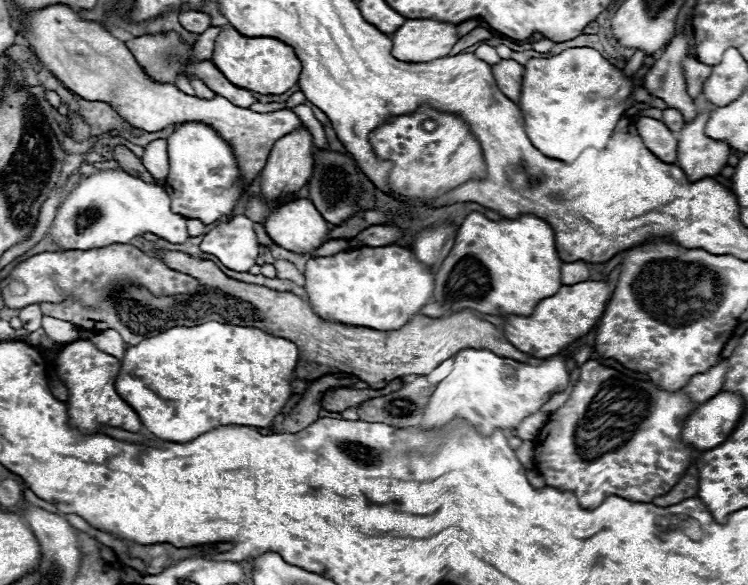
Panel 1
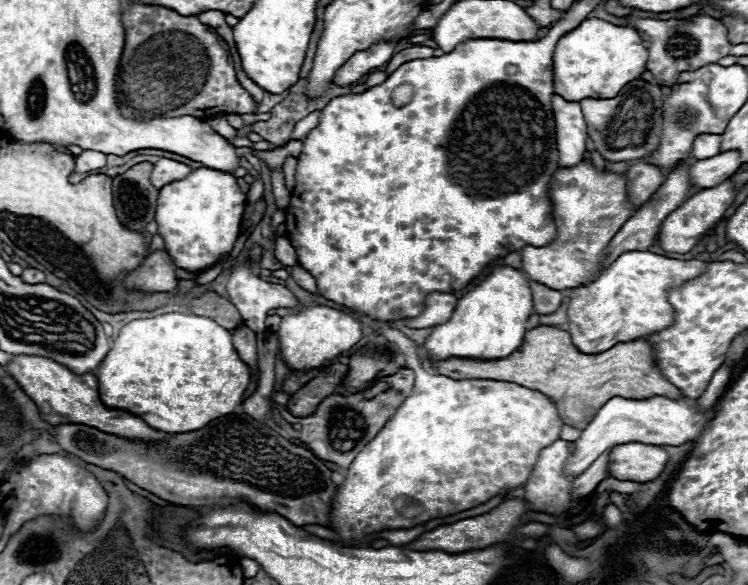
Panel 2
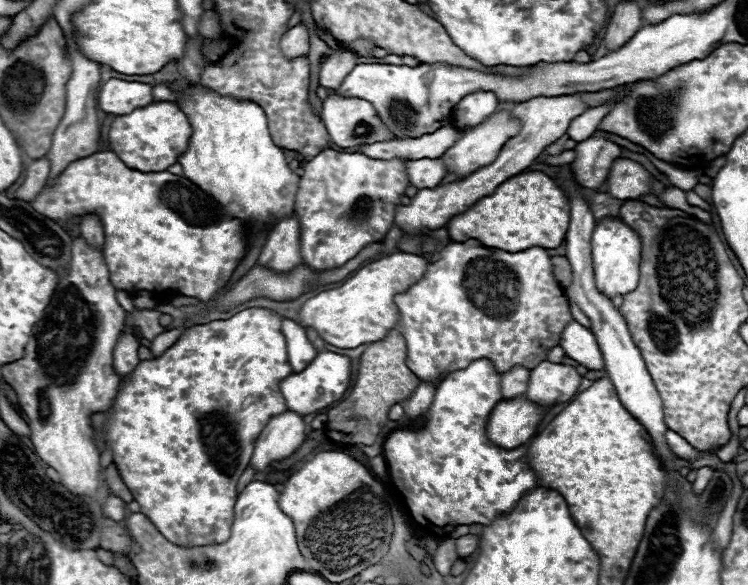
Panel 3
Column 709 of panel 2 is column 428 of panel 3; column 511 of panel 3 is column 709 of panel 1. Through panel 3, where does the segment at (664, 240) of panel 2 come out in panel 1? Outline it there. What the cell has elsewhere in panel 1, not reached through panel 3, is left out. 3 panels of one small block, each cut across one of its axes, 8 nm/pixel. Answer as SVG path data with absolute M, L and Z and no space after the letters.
M700 112L696 120L686 124L678 140L678 160L676 164L686 172L686 176L696 182L702 178L714 178L728 164L730 148L724 142L716 142L704 134L708 112Z

